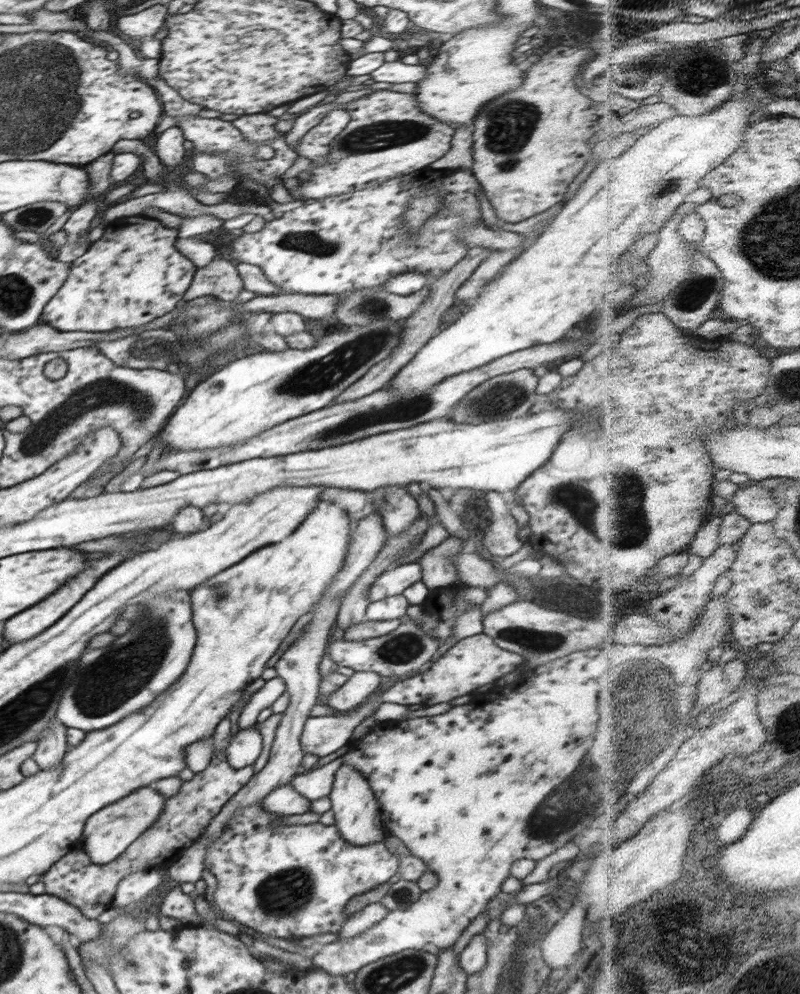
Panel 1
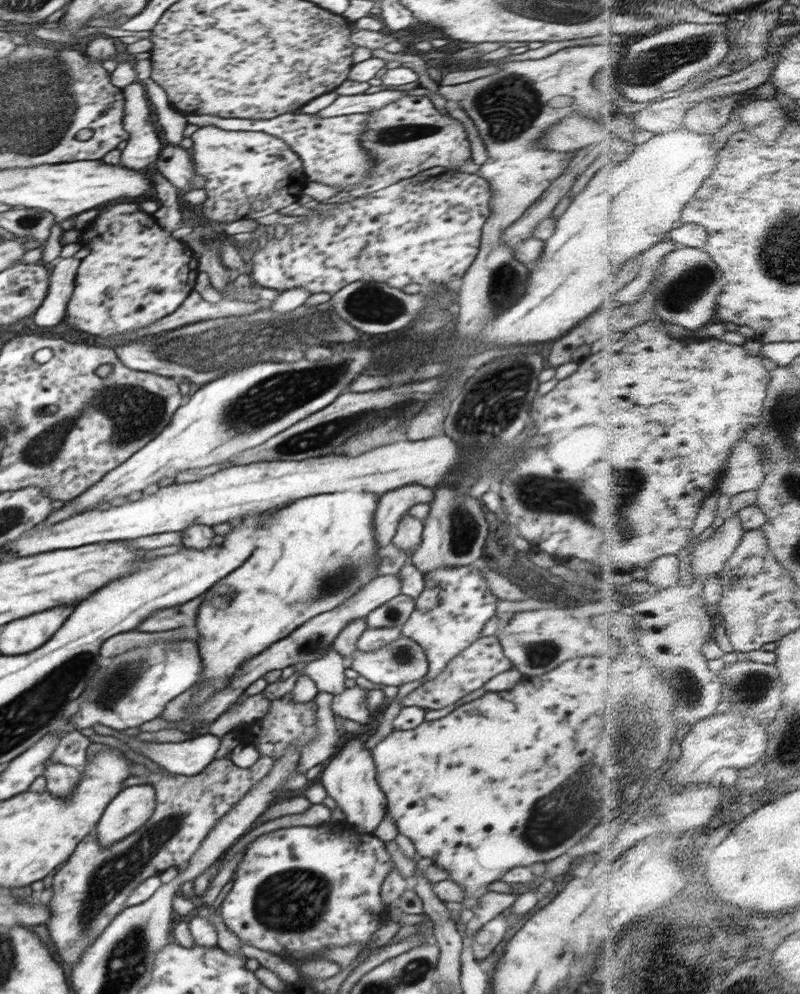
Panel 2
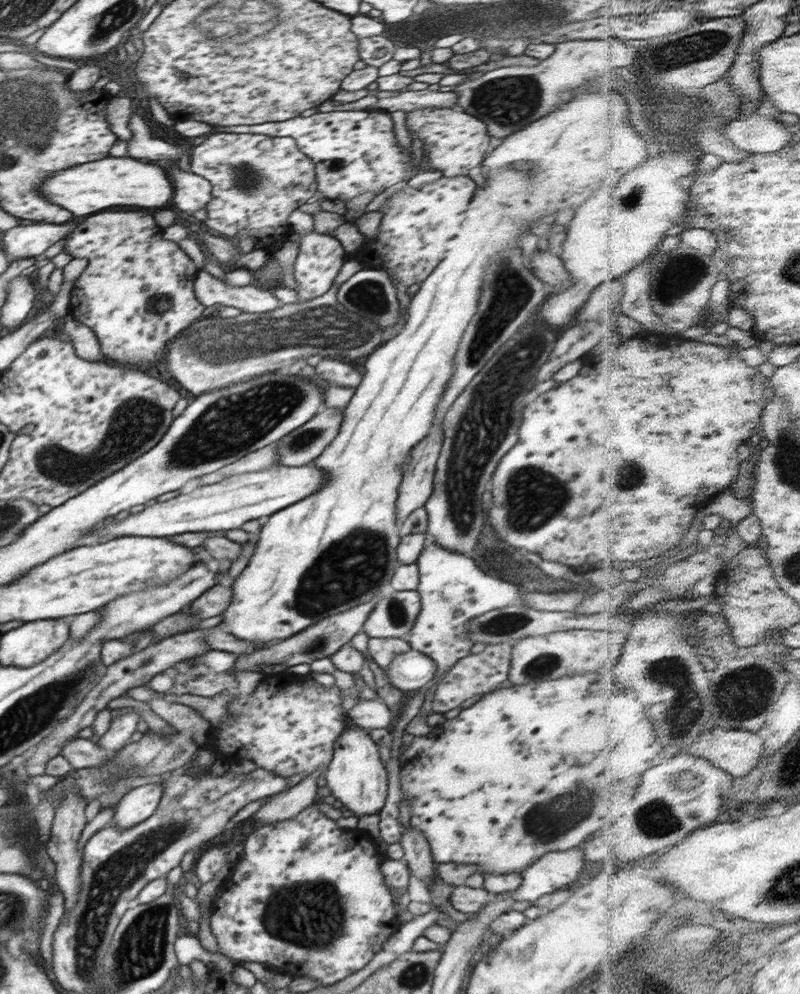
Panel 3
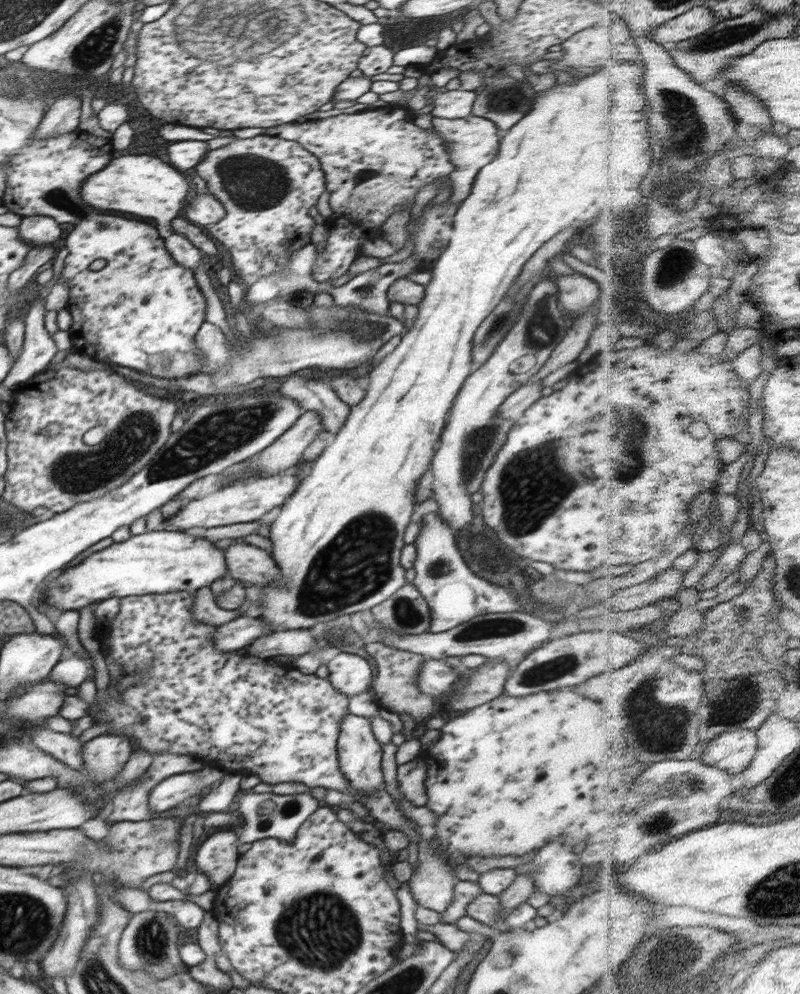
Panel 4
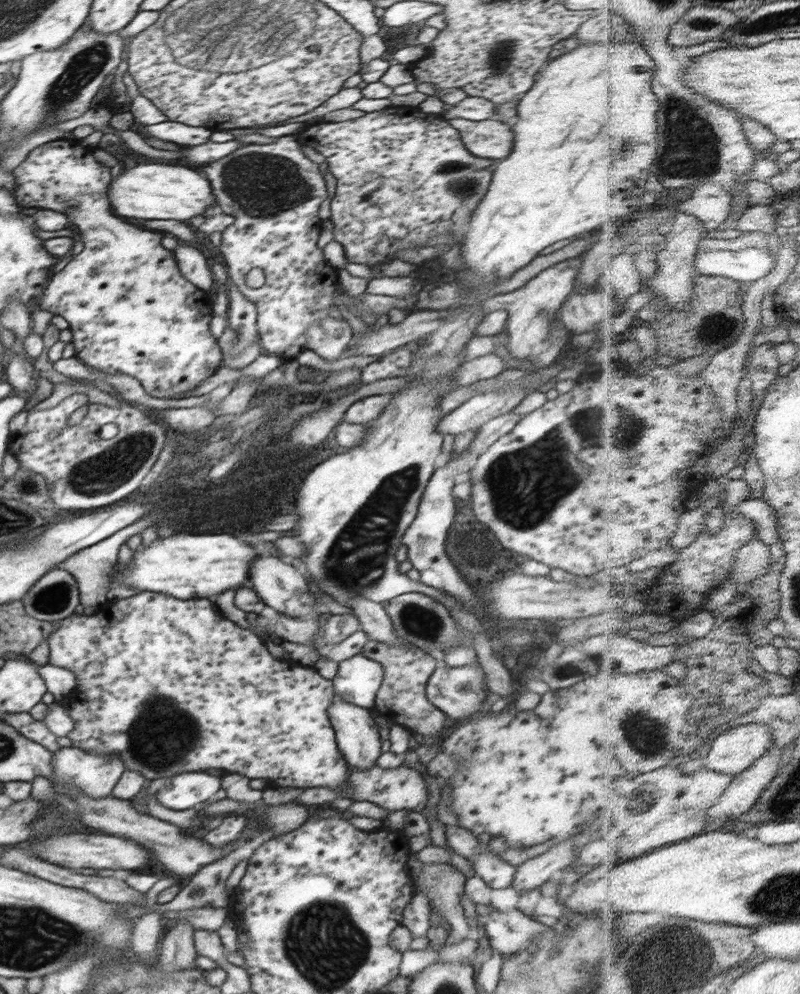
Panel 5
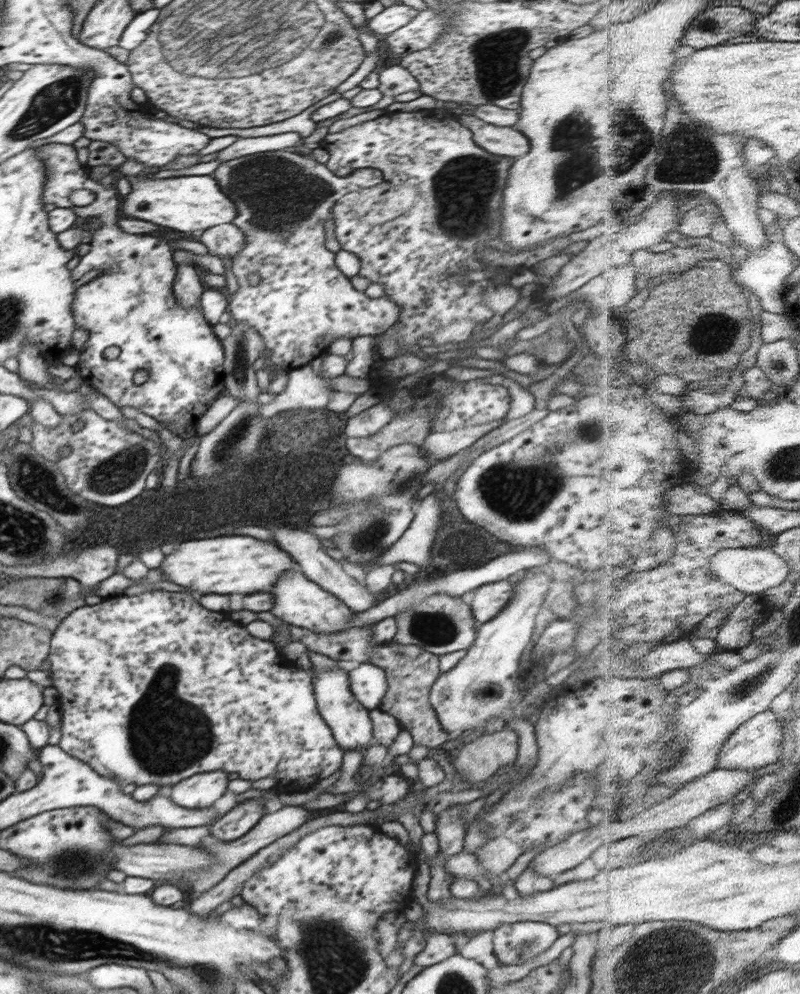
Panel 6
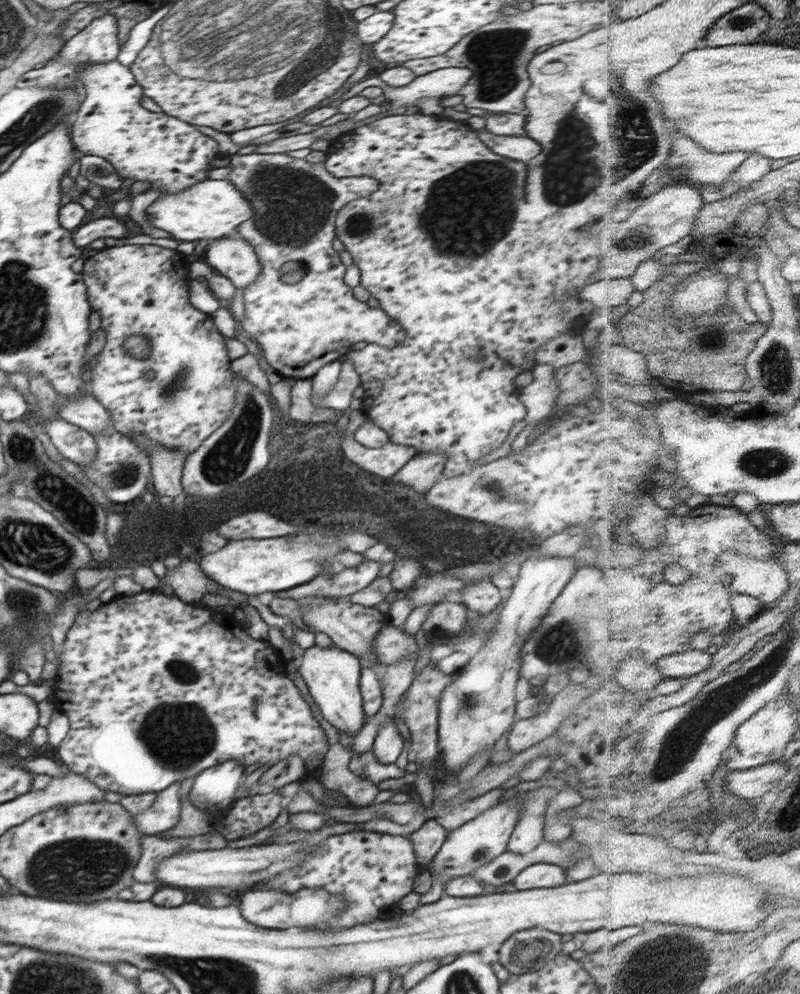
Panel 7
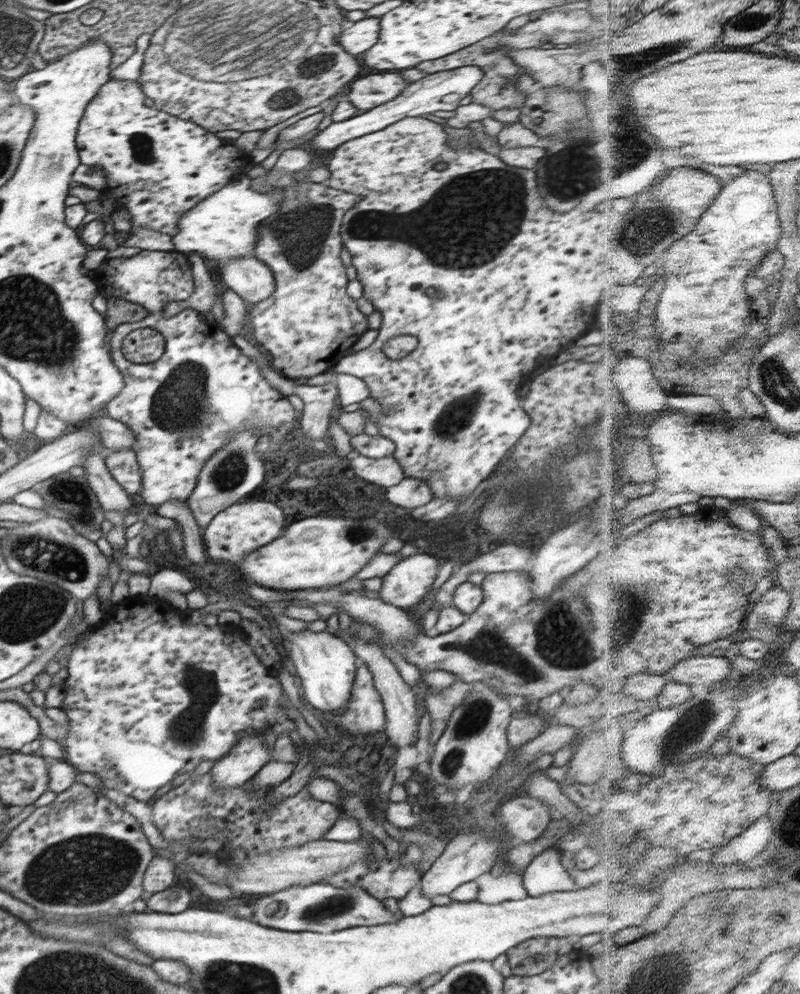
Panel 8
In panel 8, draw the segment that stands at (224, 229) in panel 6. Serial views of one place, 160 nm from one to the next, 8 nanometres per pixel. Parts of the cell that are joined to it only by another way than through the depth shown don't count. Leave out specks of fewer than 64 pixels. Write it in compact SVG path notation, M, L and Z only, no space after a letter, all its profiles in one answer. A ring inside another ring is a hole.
M253 255L231 258L220 263L220 269L224 284L249 305L266 300L275 291L270 268Z

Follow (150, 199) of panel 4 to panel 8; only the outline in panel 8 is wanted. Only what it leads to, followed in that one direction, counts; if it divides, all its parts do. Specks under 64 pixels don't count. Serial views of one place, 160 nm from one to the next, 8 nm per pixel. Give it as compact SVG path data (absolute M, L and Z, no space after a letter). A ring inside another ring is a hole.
M240 174L212 196L185 212L178 221L176 236L172 236L175 250L182 253L203 254L208 260L222 263L231 258L253 255L259 236L259 224L284 205L284 191L260 193L250 189L252 179Z

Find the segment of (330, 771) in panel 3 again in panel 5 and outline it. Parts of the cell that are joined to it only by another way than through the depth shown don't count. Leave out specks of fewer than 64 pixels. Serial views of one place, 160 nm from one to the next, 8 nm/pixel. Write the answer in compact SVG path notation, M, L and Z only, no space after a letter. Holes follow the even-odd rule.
M336 695L327 713L335 730L338 748L347 762L347 768L350 771L355 769L366 771L376 766L382 752L379 727L375 724L371 710L346 702Z

